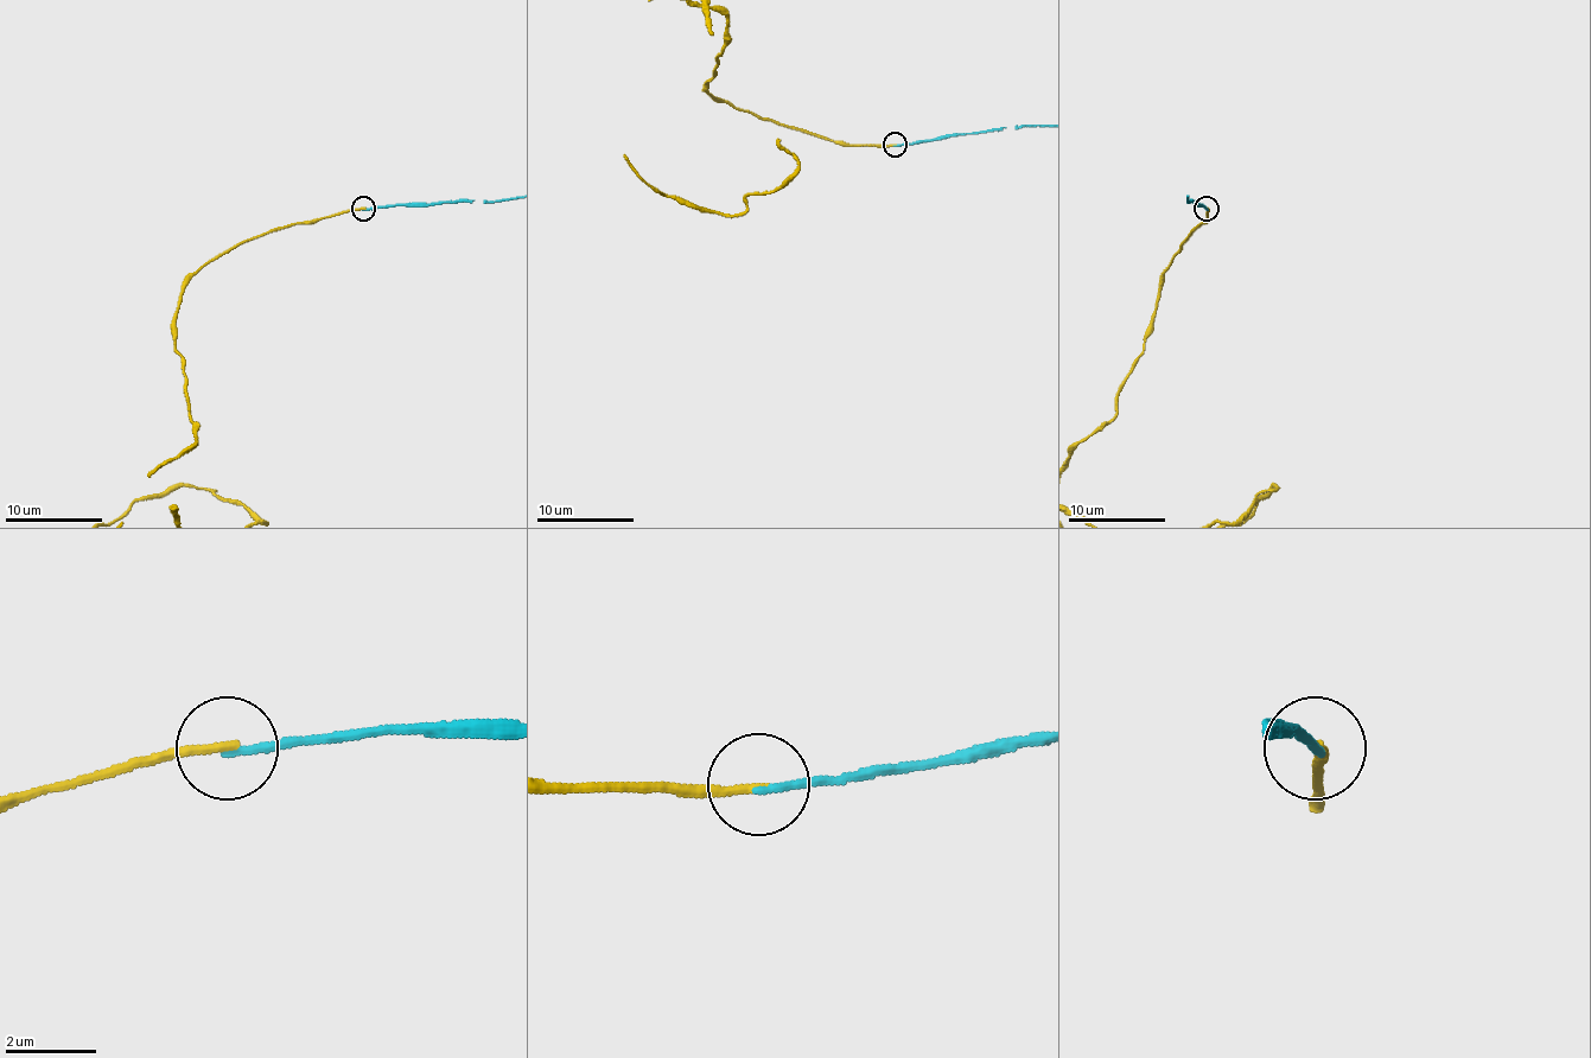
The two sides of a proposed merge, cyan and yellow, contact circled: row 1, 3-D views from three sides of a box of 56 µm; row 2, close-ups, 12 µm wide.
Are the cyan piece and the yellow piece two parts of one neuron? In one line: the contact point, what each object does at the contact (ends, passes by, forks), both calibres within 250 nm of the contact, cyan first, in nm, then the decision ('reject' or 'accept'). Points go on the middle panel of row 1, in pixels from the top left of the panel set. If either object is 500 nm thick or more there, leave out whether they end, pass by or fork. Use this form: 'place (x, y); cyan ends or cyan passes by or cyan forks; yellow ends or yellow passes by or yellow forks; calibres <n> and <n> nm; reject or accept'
place (895, 145); cyan ends; yellow ends; calibres 180 and 200 nm; reject

